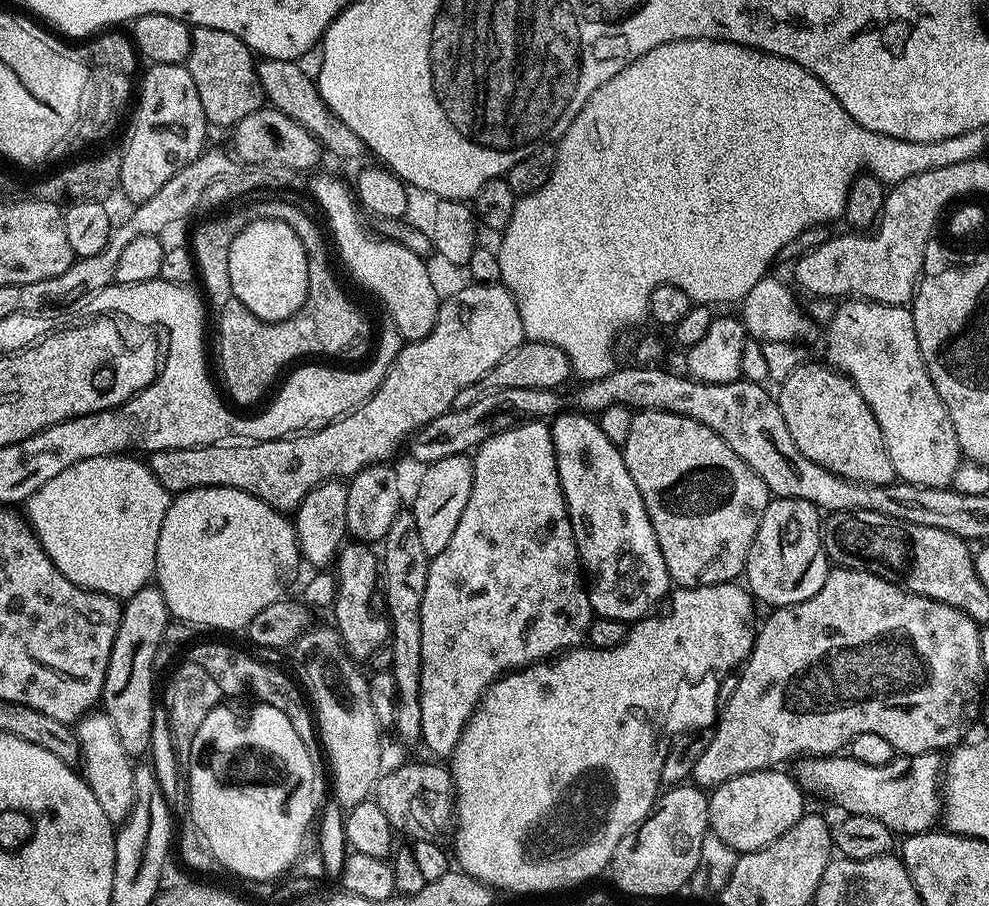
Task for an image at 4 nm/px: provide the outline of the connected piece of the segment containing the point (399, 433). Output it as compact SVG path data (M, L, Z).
M472 282L469 285L469 288L458 289L453 296L443 297L438 318L434 322L434 330L430 330L426 338L413 340L401 347L376 393L366 403L358 405L354 411L339 416L337 420L322 426L316 432L284 436L281 440L221 442L201 444L199 448L171 448L154 452L150 456L153 474L170 494L189 492L195 488L233 488L256 496L277 512L288 514L323 480L351 478L357 476L366 466L387 461L388 455L399 444L401 447L416 429L450 411L458 393L466 390L471 384L480 384L515 348L525 343L522 318L507 288L499 283Z

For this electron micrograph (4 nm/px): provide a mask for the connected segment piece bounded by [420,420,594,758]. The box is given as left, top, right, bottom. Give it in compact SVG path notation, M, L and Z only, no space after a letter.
M530 420L502 434L492 435L475 449L472 469L474 482L470 490L470 502L466 502L466 510L462 510L462 518L458 518L458 526L454 530L454 535L450 537L446 550L429 559L426 594L422 594L422 670L420 671L422 734L420 738L423 747L428 747L434 755L444 758L451 757L460 738L460 732L468 725L468 720L476 711L485 692L501 676L513 670L547 662L571 649L581 647L588 639L588 627L594 619L592 604L588 600L588 590L582 579L582 565L574 542L574 530L570 526L570 514L558 478L551 427L545 421Z

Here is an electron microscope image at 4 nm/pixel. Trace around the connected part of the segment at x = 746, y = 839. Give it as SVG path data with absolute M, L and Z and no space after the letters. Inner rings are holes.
M784 770L747 772L735 776L711 789L708 798L709 829L737 854L770 846L770 842L782 838L782 834L786 834L786 830L790 830L790 826L794 826L805 812L803 794Z

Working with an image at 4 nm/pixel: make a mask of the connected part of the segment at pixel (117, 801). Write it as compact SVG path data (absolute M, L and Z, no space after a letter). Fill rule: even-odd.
M103 710L93 711L91 714L83 717L75 725L74 731L79 744L79 759L82 761L82 765L84 764L84 768L82 767L84 781L90 786L90 790L94 792L94 798L98 802L98 806L102 806L102 811L106 813L106 818L112 821L113 825L119 826L128 817L134 802L133 761L122 746L122 742L118 742L118 733L114 731L114 722L110 722L110 718Z

